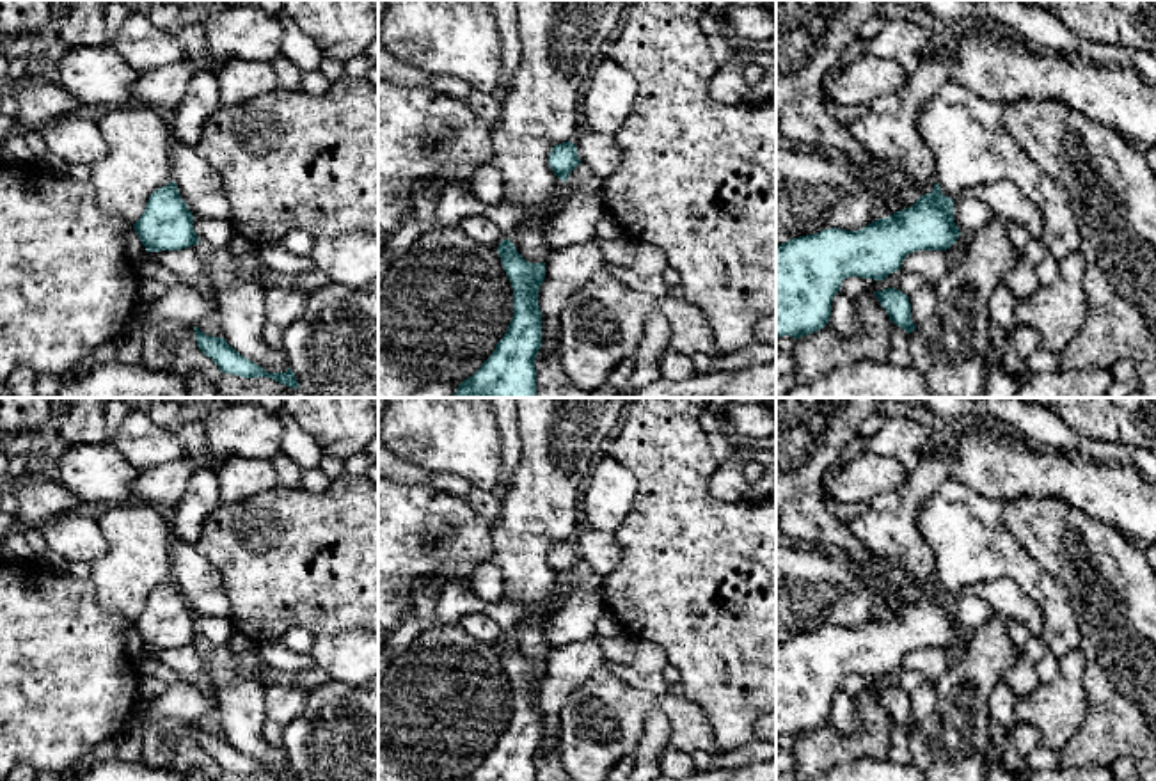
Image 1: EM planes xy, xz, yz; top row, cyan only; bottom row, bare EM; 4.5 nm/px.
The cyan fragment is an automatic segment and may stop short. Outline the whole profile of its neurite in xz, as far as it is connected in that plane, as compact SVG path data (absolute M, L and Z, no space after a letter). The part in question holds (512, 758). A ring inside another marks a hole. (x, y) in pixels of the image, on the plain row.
M506 635L497 644L513 685L513 715L483 763L462 781L536 781L534 756L542 746L540 683L545 660L529 660Z

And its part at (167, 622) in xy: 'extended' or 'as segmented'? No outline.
as segmented

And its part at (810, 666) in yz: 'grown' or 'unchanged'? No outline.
unchanged

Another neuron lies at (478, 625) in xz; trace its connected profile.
M471 612L458 621L458 627L472 639L497 646L504 635L499 625L483 612Z

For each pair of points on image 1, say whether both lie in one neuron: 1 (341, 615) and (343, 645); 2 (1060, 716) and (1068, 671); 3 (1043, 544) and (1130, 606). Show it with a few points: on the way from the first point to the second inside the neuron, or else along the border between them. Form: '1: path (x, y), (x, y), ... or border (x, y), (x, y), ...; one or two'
1: border (359, 627), (315, 638); two
2: path (1060, 705), (1068, 682); one
3: path (1068, 544), (1089, 554), (1110, 581); one

